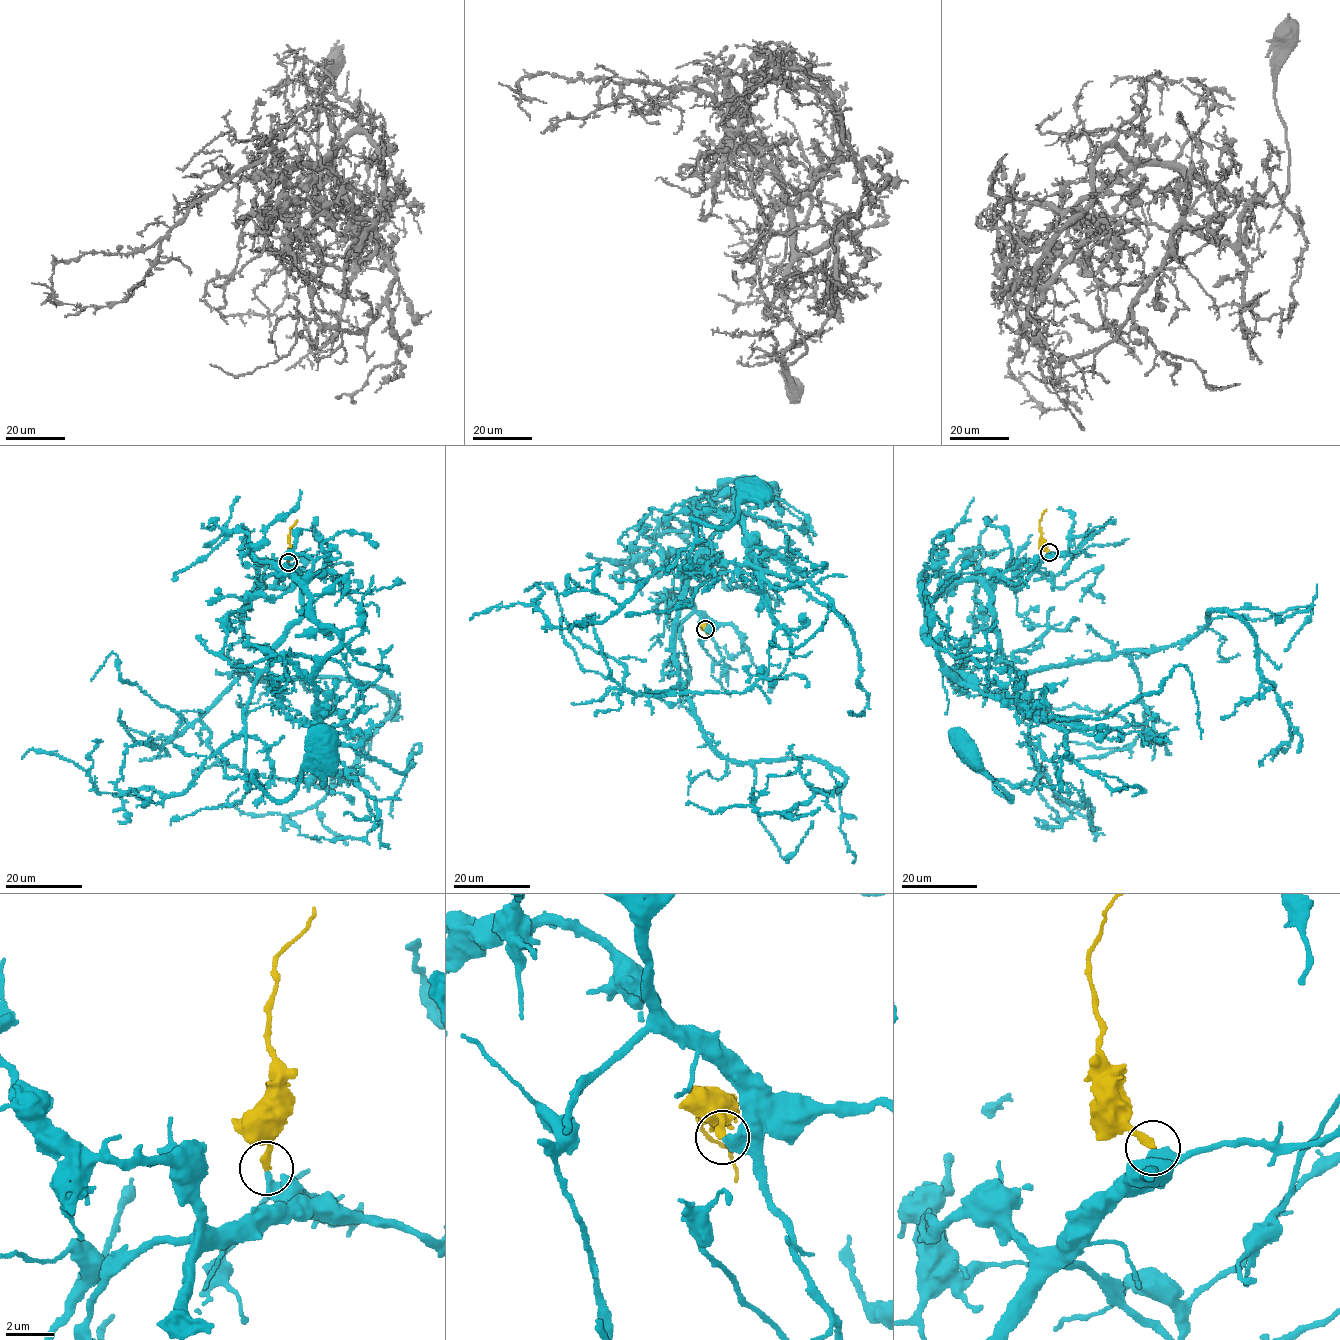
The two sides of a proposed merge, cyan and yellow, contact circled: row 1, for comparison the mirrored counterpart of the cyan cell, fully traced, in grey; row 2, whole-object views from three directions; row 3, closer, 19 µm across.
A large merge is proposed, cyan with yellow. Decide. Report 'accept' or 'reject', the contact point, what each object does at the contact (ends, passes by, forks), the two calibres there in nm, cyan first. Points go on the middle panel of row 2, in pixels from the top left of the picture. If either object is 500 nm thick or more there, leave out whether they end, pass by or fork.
accept; place (705, 629); cyan ends; yellow ends; calibres 340 and 320 nm

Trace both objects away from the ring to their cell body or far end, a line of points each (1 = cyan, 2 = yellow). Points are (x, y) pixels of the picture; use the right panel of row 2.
1: (1050, 553), (1021, 586), (986, 590), (998, 648), (1023, 678), (1037, 782), (996, 780), (1010, 800), (965, 747)
2: (1049, 552), (1041, 538), (1039, 521), (1046, 510)

